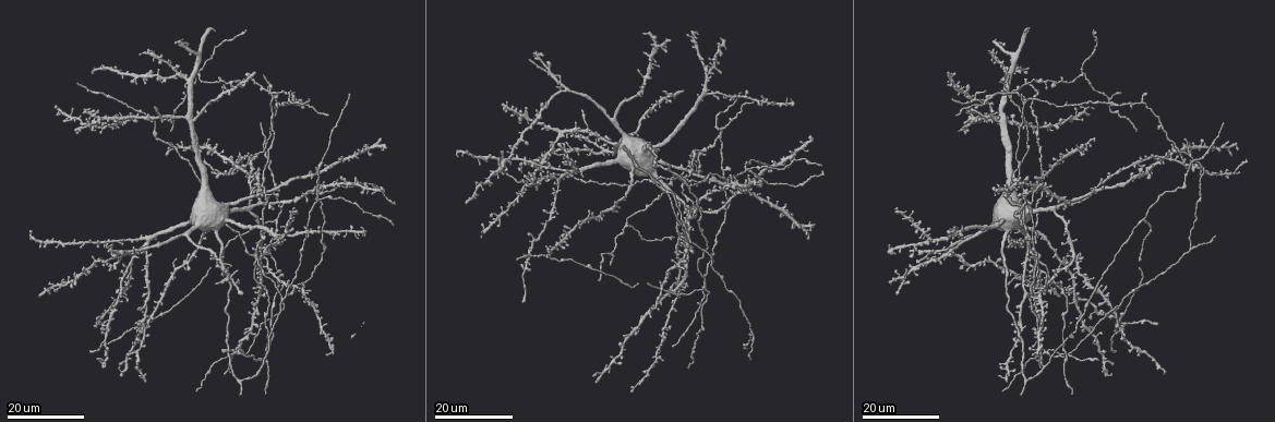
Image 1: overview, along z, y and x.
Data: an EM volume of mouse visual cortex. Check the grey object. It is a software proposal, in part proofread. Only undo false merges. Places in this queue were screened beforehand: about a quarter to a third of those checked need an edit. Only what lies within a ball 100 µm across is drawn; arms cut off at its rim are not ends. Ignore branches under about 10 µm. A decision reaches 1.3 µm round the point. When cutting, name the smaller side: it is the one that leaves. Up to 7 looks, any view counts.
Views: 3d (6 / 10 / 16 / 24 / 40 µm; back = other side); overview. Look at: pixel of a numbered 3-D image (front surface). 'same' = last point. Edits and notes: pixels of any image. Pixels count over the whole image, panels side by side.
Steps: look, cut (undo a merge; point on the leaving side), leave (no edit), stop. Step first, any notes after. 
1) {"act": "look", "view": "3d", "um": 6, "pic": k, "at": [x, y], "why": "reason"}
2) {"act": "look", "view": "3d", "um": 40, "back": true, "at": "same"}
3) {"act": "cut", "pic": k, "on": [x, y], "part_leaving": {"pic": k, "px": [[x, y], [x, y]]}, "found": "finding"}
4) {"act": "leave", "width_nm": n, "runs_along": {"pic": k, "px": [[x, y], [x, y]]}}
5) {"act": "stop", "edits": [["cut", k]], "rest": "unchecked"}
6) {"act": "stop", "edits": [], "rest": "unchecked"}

{"act": "look", "view": "3d", "um": 16, "pic": 1, "at": [985, 116], "why": "four arms meet"}

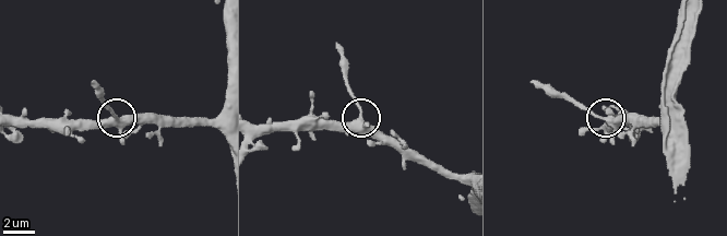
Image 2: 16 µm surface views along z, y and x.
{"act": "look", "view": "3d", "um": 10, "pic": 2, "at": [114, 119]}

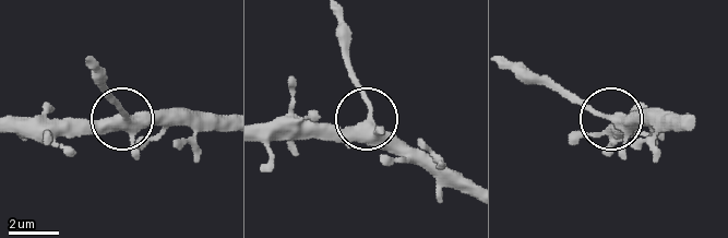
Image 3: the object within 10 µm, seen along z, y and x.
{"act": "leave", "runs_along": {"pic": 3, "px": [[222, 123], [134, 123], [121, 117], [109, 87]]}, "found": "all the same cell"}

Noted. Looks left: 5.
{"act": "look", "view": "3d", "um": 24, "pic": 1, "at": [583, 182], "why": "thick turns thin"}

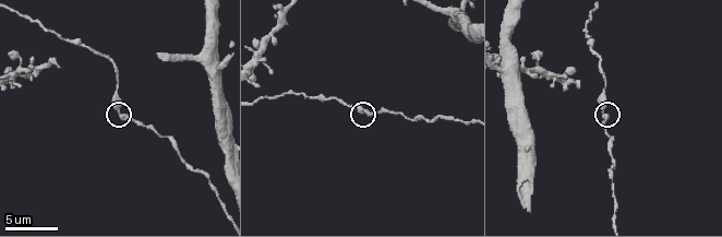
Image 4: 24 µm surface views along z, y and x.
{"act": "look", "view": "3d", "um": 6, "pic": 4, "at": [369, 111], "why": "closer look"}

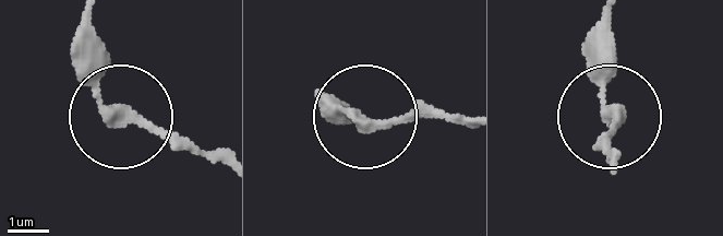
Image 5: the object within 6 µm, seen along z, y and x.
{"act": "leave", "found": "one cell here"}

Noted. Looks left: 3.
{"act": "look", "view": "3d", "um": 24, "pic": 1, "at": [1189, 249], "why": "side arm on a straight run"}

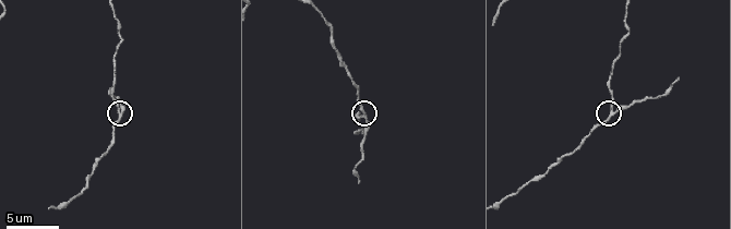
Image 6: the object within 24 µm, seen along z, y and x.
{"act": "look", "view": "3d", "um": 6, "pic": 6, "at": [365, 116]}

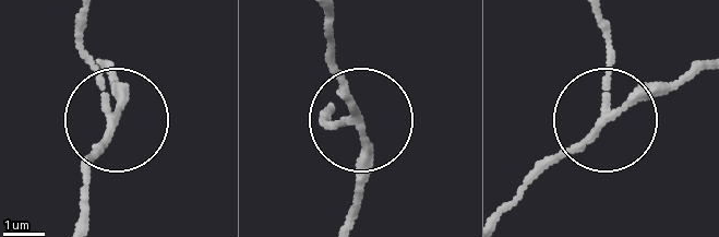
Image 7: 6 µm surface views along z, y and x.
{"act": "cut", "pic": 7, "on": [86, 51], "arms": 3, "part_leaving": {"pic": 7, "px": [[105, 108], [83, 18]]}, "found": "two cells meet here"}

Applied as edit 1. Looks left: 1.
{"act": "stop", "edits": [["cut", 7]], "rest": "unchecked"}

